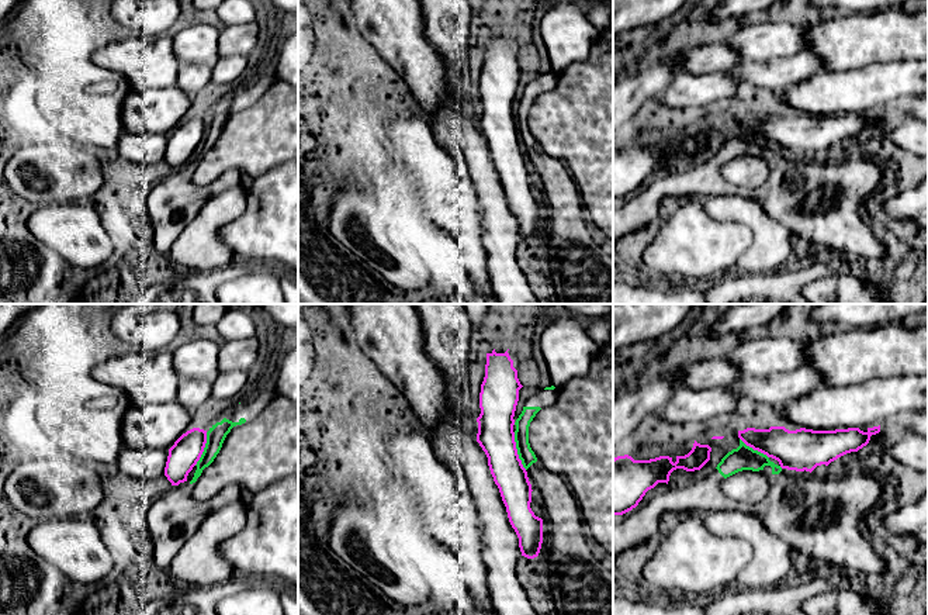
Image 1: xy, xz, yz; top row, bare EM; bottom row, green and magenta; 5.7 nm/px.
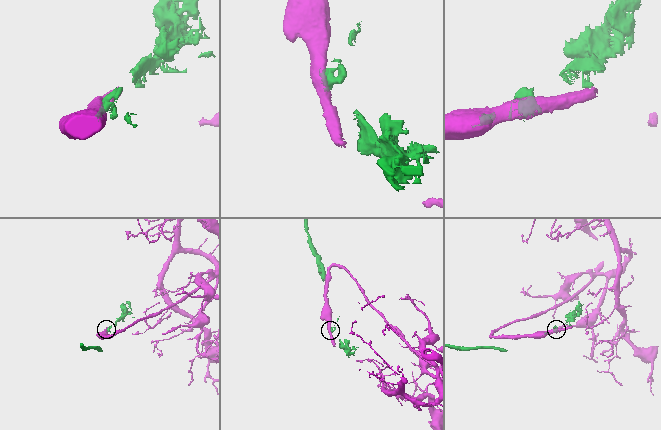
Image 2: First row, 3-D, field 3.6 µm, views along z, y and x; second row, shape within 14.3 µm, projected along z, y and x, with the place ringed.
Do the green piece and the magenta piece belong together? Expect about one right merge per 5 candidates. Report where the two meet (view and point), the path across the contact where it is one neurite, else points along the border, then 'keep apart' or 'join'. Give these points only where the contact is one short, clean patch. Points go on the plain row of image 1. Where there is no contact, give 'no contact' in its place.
contact xz (518, 135); border xz (513, 117), (518, 142), (526, 154); keep apart

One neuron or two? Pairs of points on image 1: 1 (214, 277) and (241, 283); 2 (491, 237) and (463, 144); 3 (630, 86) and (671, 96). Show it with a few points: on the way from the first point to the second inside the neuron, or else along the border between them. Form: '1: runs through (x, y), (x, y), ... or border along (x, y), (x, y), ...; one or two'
1: border along (232, 277), (215, 289); two
2: runs through (491, 214), (491, 194), (480, 166); one
3: border along (682, 71), (654, 97); two

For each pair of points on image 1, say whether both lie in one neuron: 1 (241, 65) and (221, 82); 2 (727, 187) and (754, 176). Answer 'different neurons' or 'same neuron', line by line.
1: same neuron
2: different neurons

